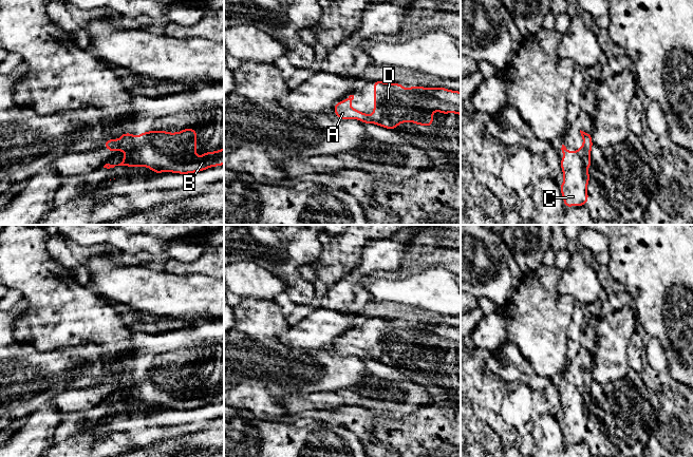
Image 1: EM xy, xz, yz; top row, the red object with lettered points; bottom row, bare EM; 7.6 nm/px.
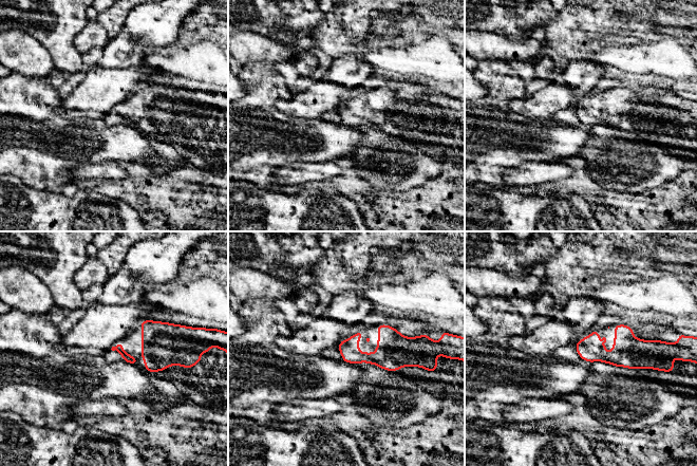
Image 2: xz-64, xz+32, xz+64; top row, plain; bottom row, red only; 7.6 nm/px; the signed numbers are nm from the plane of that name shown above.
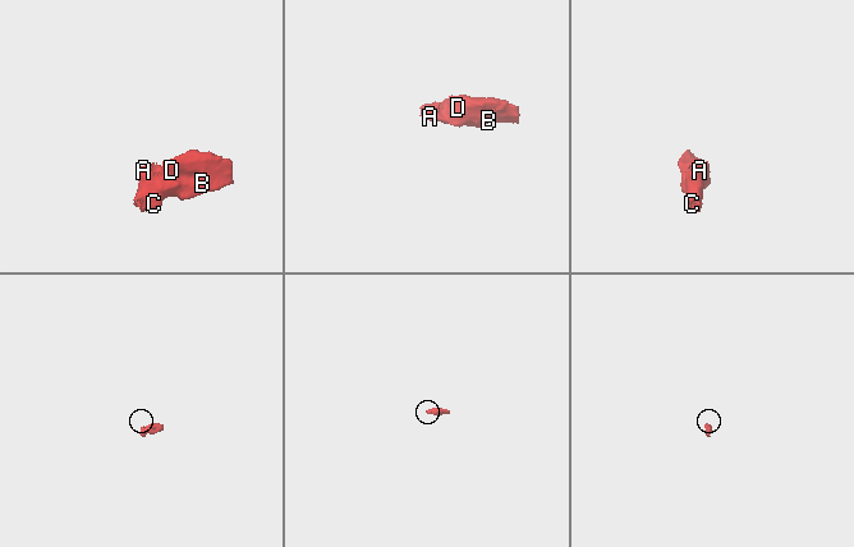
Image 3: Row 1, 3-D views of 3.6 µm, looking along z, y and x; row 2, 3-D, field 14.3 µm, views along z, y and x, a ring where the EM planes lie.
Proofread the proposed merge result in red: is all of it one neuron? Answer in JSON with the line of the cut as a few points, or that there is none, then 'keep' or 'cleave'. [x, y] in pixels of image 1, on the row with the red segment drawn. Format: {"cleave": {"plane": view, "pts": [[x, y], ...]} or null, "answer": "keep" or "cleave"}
{"cleave": null, "answer": "keep"}

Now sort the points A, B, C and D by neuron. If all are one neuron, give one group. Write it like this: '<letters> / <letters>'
A B C D

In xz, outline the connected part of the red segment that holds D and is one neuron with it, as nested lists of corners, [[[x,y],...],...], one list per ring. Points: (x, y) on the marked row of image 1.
[[[374,81],[374,110],[373,114],[364,114],[350,106],[354,95],[350,95],[335,107],[335,115],[340,119],[357,119],[367,125],[375,123],[389,130],[394,130],[402,122],[413,122],[419,126],[433,125],[433,112],[442,114],[456,113],[461,116],[461,92],[439,88],[410,87],[405,89],[400,83]]]

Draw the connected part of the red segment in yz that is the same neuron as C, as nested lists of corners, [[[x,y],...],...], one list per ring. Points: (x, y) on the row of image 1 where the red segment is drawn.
[[[580,130],[583,138],[583,145],[575,152],[570,152],[562,145],[561,169],[563,172],[563,184],[560,191],[563,196],[563,203],[566,208],[572,206],[584,206],[588,199],[587,185],[591,178],[587,168],[592,166],[591,151],[593,141],[592,133],[585,133]]]

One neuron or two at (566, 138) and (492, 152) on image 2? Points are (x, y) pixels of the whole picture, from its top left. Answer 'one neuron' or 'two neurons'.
one neuron

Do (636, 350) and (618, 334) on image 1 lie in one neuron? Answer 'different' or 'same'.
different

